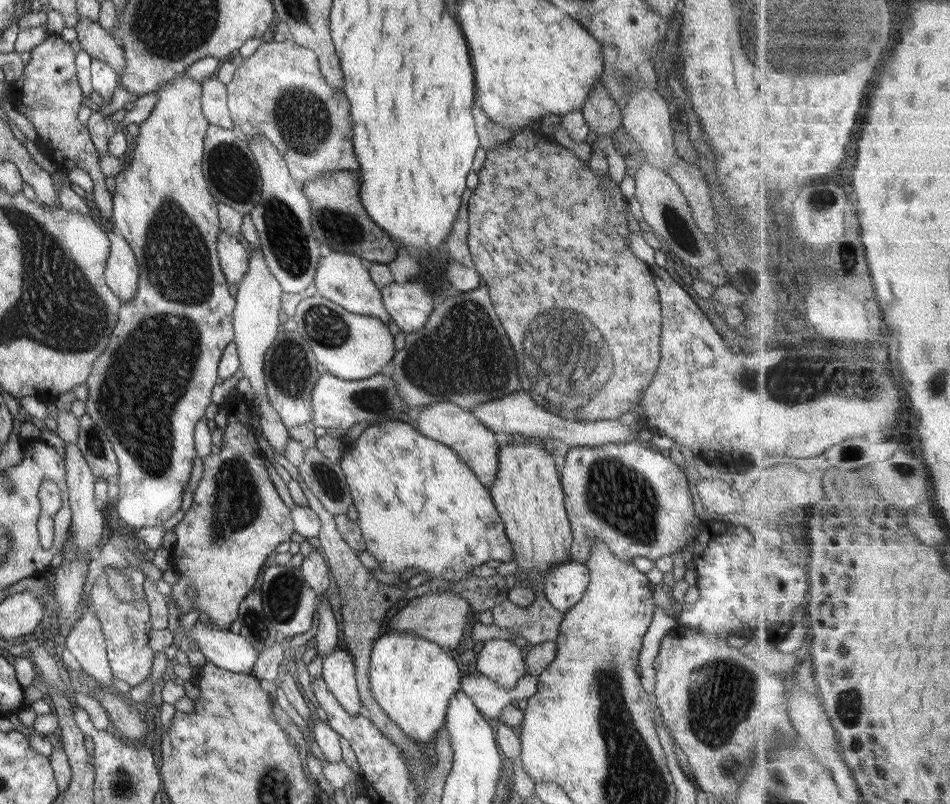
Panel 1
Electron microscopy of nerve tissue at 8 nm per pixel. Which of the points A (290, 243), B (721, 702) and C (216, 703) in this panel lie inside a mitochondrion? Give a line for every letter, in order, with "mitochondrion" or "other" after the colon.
A: mitochondrion
B: mitochondrion
C: other

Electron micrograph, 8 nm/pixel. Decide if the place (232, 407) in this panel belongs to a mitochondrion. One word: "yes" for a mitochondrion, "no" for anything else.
no

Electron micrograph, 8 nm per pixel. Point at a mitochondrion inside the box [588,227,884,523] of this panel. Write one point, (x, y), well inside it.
(795, 387)

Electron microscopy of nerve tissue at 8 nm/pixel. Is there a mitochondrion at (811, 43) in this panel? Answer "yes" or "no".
yes

